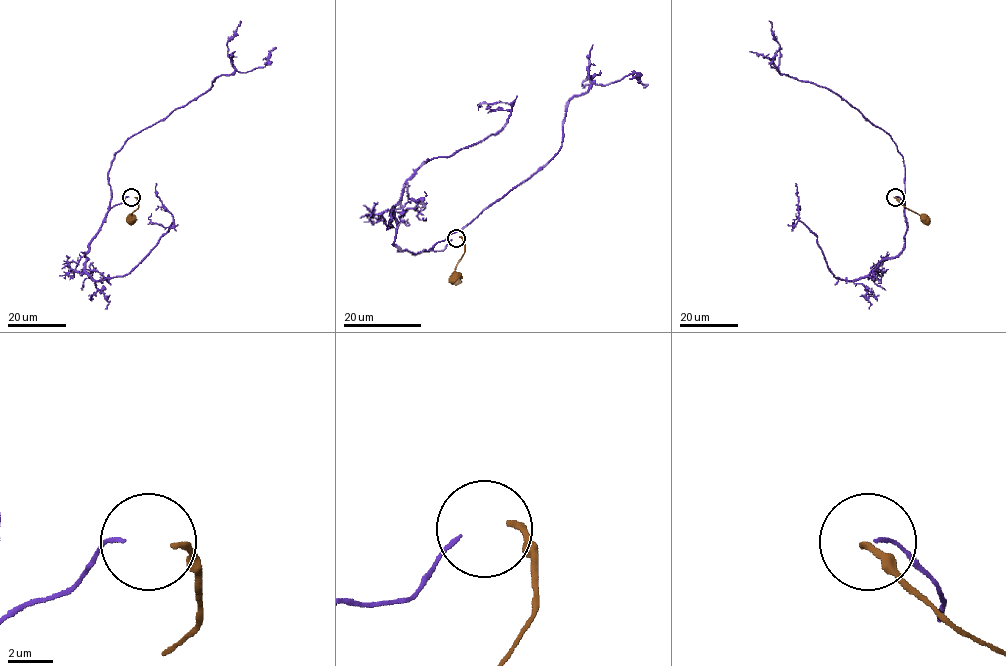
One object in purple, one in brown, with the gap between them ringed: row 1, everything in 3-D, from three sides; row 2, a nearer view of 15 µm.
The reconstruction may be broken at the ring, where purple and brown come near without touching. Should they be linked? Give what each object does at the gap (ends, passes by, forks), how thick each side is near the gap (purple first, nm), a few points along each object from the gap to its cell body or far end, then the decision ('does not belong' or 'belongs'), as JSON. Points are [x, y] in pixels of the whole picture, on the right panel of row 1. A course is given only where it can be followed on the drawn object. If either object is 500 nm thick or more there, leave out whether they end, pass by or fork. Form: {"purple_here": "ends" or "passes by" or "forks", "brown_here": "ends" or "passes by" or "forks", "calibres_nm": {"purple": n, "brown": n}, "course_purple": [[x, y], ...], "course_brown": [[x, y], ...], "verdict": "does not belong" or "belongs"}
{"purple_here": "ends", "brown_here": "ends", "calibres_nm": {"purple": 170, "brown": 280}, "course_purple": [[896, 196], [904, 207], [904, 160], [891, 137], [829, 89], [781, 74], [771, 67], [782, 48]], "course_brown": [[894, 197], [925, 220]], "verdict": "belongs"}

